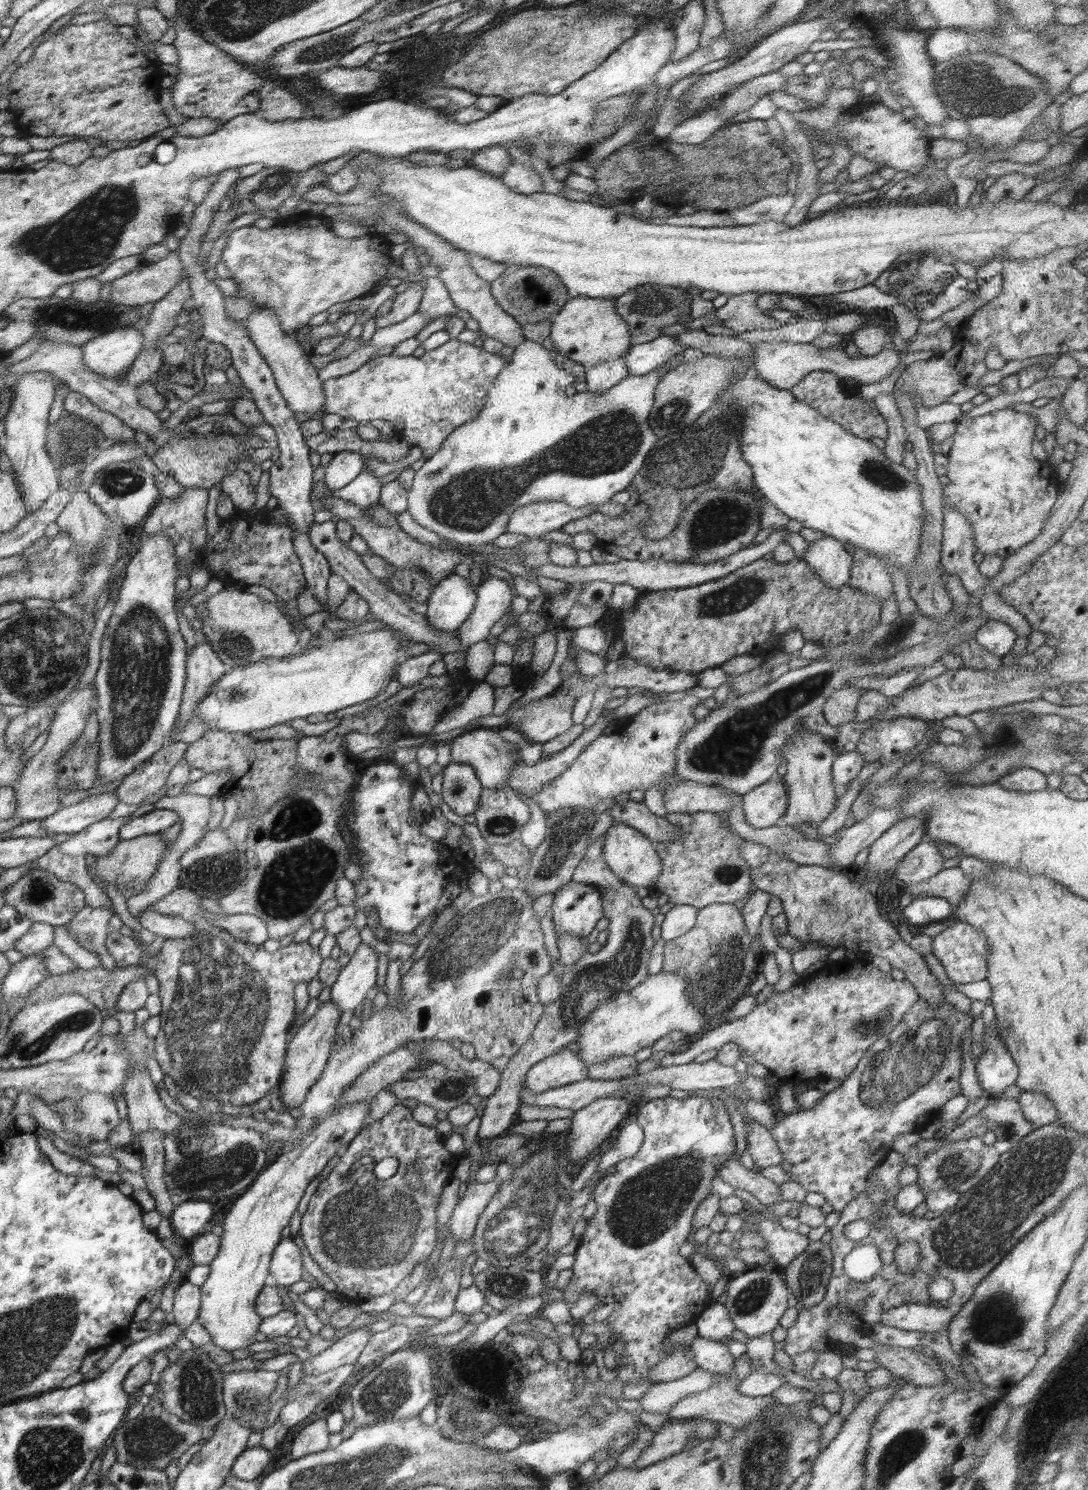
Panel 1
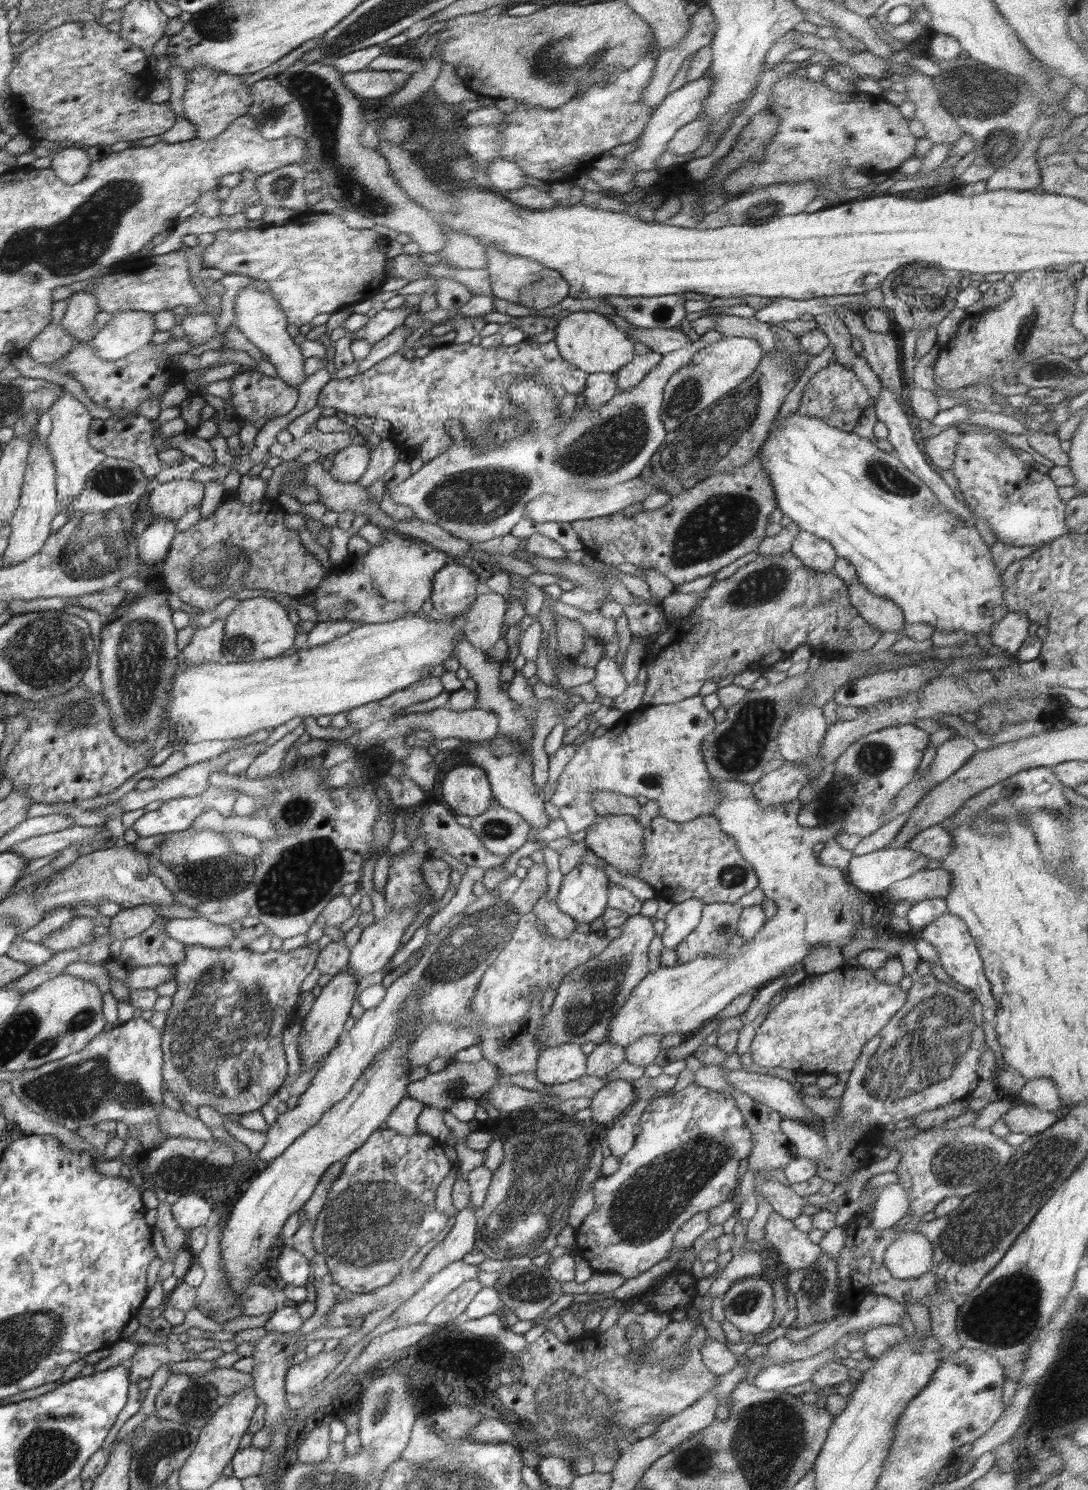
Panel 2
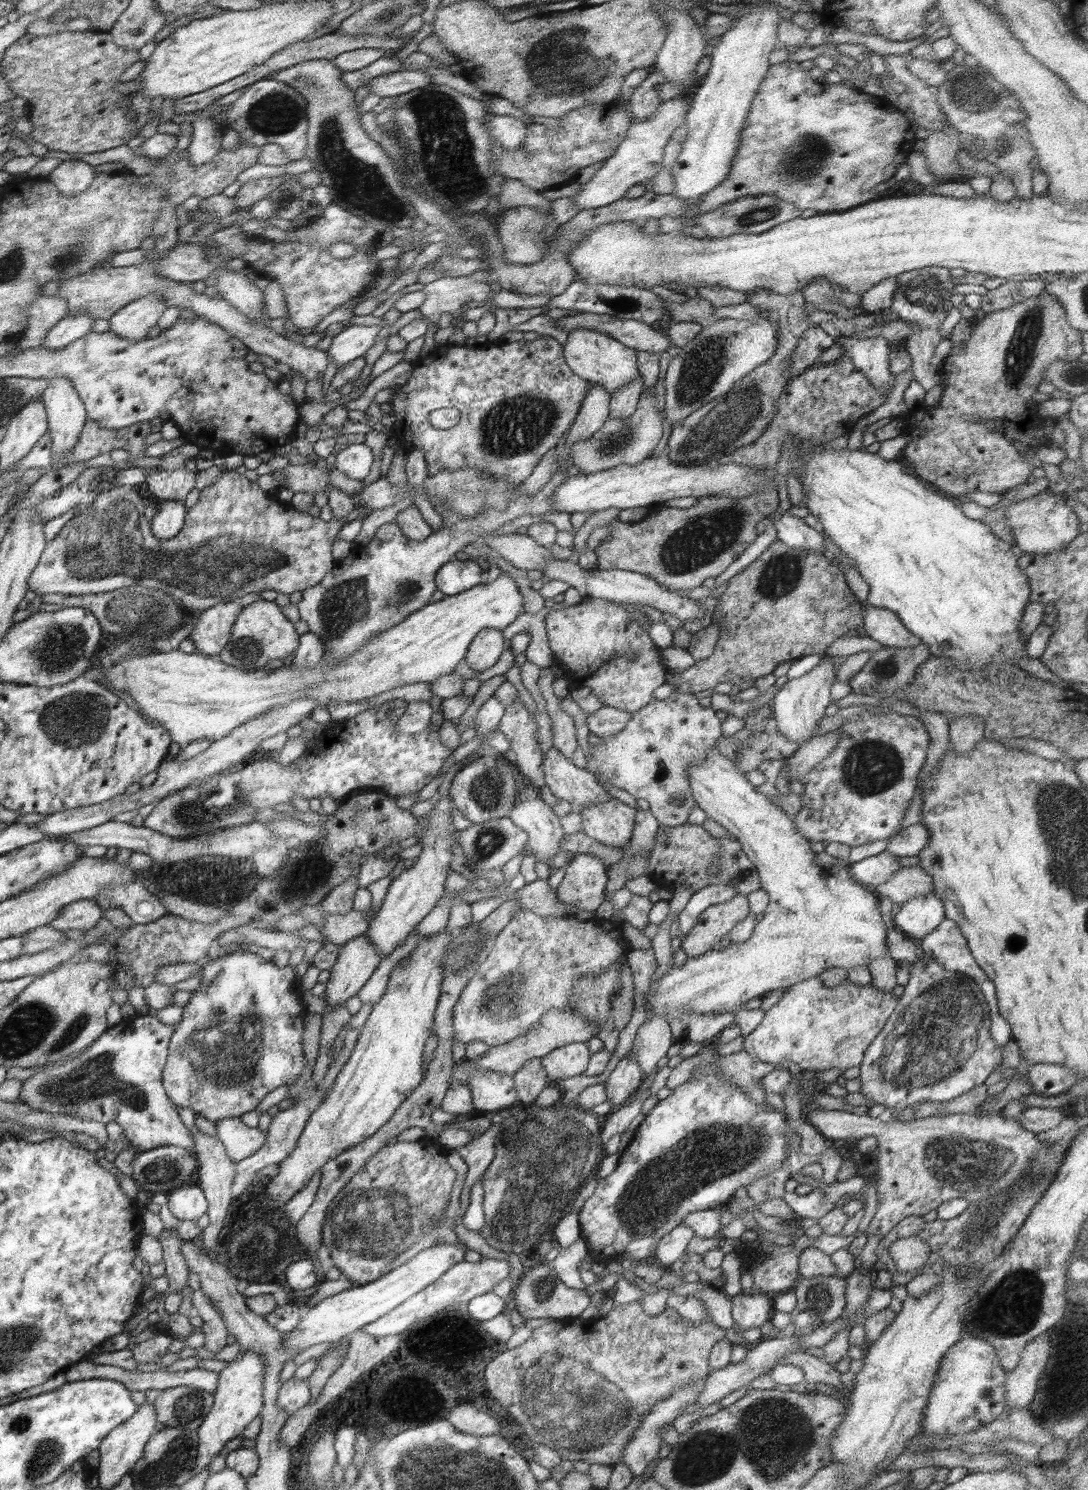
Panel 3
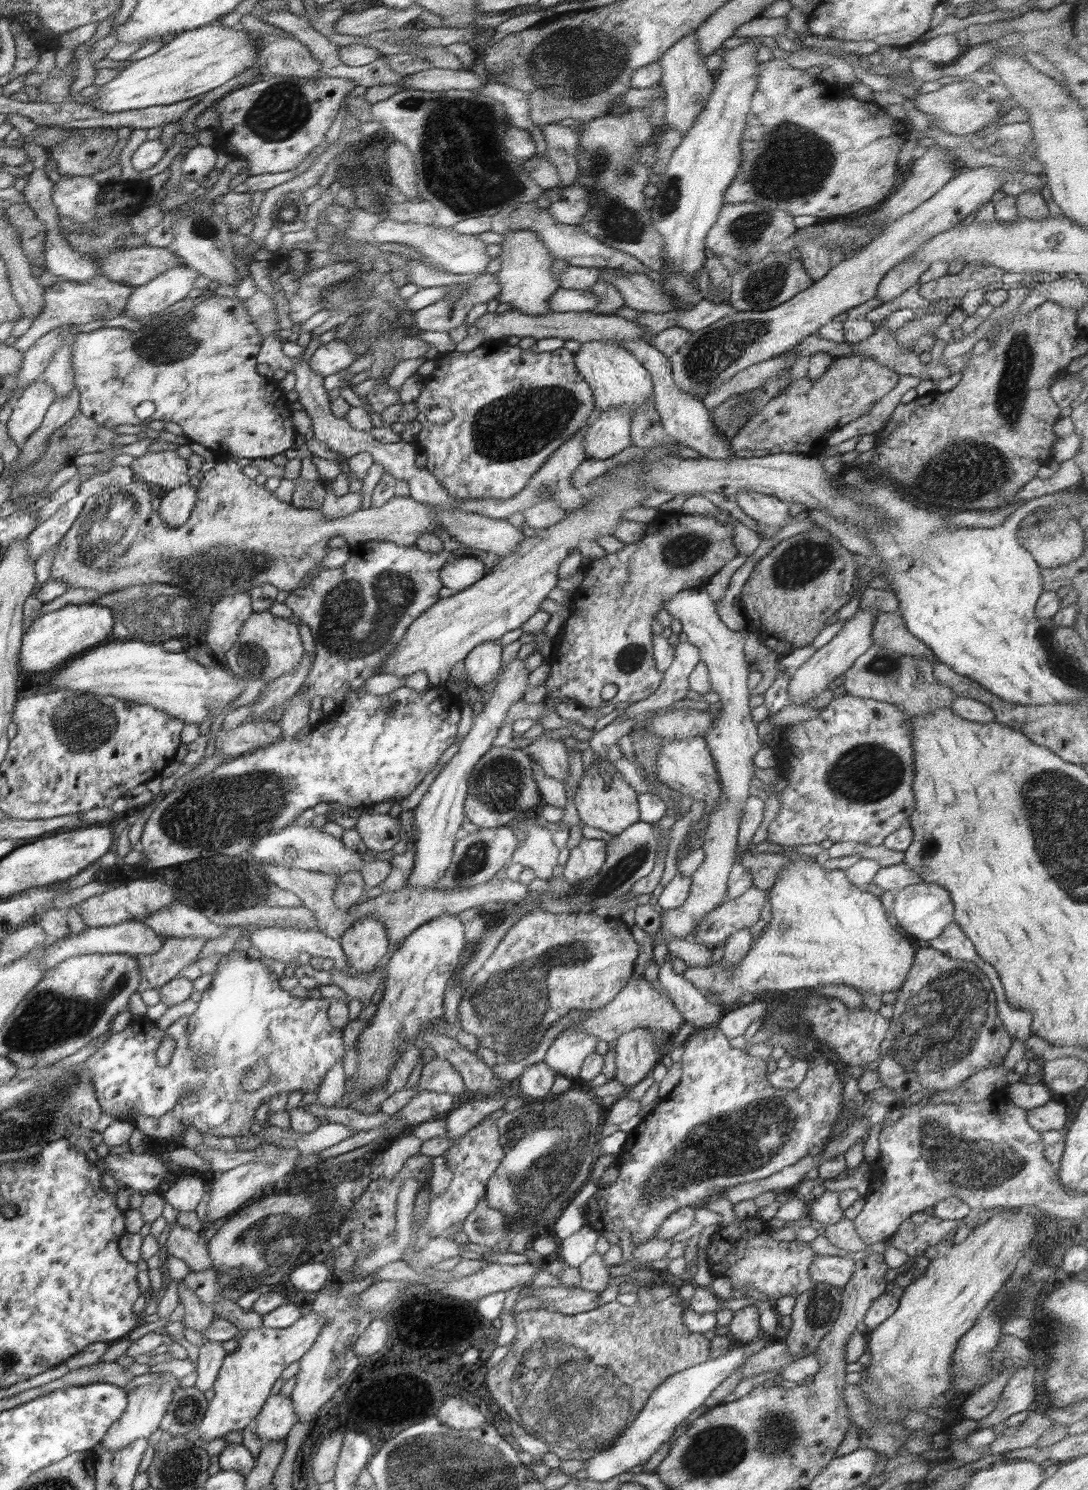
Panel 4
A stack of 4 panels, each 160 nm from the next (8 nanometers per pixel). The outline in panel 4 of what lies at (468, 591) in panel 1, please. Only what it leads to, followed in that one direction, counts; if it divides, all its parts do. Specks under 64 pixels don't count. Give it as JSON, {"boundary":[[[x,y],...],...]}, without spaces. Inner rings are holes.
{"boundary":[[[452,557],[441,570],[441,580],[446,588],[461,592],[477,584],[486,574],[484,562],[477,557]]]}

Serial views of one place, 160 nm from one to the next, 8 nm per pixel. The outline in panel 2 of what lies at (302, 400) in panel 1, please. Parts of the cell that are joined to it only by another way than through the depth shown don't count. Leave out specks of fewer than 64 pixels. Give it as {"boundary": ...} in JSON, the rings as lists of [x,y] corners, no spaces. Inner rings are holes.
{"boundary":[[[245,287],[236,296],[234,304],[235,320],[233,324],[244,333],[244,336],[258,350],[262,351],[266,360],[274,365],[277,377],[299,390],[299,386],[307,377],[303,371],[304,356],[302,356],[299,344],[296,343],[294,337],[286,331],[288,319],[279,302],[267,290],[258,291]]]}

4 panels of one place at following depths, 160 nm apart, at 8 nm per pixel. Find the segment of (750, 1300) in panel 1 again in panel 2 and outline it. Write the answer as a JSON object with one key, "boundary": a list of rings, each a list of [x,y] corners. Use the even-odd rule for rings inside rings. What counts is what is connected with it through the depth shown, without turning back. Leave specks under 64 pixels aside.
{"boundary":[[[762,1276],[736,1281],[722,1302],[726,1319],[738,1330],[761,1335],[775,1316],[773,1286]]]}

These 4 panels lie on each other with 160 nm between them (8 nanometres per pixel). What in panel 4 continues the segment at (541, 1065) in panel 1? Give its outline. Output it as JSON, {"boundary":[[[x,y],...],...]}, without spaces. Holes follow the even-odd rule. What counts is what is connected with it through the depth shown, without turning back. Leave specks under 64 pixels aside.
{"boundary":[[[570,1026],[568,1030],[558,1034],[543,1062],[554,1073],[572,1080],[578,1077],[584,1060],[596,1052],[597,1042],[596,1037]]]}

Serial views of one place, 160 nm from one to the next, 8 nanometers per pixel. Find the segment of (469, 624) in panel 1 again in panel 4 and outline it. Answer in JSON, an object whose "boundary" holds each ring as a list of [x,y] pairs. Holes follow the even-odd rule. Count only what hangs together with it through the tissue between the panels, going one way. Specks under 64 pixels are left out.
{"boundary":[[[486,641],[478,645],[465,658],[464,664],[472,686],[482,690],[488,697],[488,684],[501,672],[502,645],[497,641]]]}

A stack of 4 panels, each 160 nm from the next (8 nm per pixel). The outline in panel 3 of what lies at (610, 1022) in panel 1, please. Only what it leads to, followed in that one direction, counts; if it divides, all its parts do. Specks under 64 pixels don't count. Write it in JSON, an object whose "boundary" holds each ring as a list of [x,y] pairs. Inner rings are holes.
{"boundary":[[[716,745],[709,748],[707,758],[689,766],[687,773],[697,807],[704,810],[707,818],[726,829],[730,836],[737,838],[758,871],[761,889],[769,894],[769,905],[748,940],[731,942],[726,947],[716,947],[697,957],[688,957],[683,965],[672,966],[656,986],[650,987],[645,992],[645,1000],[652,1017],[661,1016],[670,1023],[674,1018],[682,1020],[689,1012],[720,1014],[738,1011],[750,998],[764,997],[772,990],[818,977],[829,968],[848,970],[855,966],[868,966],[874,958],[890,957],[886,946],[890,922],[880,913],[879,896],[853,879],[847,862],[826,854],[826,851],[812,851],[812,840],[802,837],[796,830],[793,817],[770,801],[768,796],[758,792],[757,786],[748,781],[746,773],[726,758]]]}

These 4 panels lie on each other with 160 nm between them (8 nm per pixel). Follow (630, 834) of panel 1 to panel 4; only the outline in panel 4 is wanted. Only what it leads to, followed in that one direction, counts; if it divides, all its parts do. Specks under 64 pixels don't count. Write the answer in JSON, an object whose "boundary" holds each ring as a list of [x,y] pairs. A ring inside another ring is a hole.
{"boundary":[[[605,759],[592,763],[588,771],[583,771],[574,802],[584,825],[616,836],[639,822],[640,811],[638,811],[637,796],[637,792],[627,782],[624,782],[613,763]]]}

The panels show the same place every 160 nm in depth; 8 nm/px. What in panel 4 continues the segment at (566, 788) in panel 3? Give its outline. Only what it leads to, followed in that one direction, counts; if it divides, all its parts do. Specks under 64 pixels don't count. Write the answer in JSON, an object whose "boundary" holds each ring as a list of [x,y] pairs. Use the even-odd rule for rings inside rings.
{"boundary":[[[536,737],[525,751],[548,777],[565,783],[570,778],[568,747],[569,742],[565,740]]]}

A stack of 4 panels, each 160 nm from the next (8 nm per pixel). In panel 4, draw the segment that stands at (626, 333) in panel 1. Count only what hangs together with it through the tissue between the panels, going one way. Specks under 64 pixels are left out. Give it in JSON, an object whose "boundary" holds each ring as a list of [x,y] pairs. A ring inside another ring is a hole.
{"boundary":[[[610,341],[582,343],[580,350],[574,353],[574,365],[593,390],[596,407],[602,411],[626,407],[634,416],[637,408],[653,396],[653,382],[646,367],[634,358],[632,352],[622,347]]]}

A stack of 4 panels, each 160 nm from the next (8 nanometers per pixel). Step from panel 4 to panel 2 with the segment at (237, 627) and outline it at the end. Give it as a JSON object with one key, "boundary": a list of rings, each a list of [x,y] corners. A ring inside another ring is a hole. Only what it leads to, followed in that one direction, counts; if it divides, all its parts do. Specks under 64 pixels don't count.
{"boundary":[[[226,616],[217,619],[208,627],[200,627],[190,643],[182,649],[185,664],[223,661],[223,636]]]}

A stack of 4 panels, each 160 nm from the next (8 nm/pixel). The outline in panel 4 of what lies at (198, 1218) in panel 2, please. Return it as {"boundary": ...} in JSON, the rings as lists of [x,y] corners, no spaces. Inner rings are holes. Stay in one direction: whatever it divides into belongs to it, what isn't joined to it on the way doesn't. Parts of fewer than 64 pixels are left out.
{"boundary":[[[186,1168],[176,1169],[175,1181],[171,1188],[162,1193],[163,1197],[179,1212],[194,1210],[206,1196],[206,1184],[196,1174],[190,1174]]]}

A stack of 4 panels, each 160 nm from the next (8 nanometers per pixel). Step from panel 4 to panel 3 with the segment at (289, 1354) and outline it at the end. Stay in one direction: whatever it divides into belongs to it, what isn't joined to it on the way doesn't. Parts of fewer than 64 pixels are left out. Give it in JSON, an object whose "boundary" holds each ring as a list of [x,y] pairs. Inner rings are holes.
{"boundary":[[[440,1243],[420,1251],[399,1267],[394,1267],[388,1274],[361,1287],[351,1287],[333,1296],[324,1298],[315,1307],[302,1313],[300,1325],[294,1331],[284,1334],[283,1342],[289,1351],[302,1352],[321,1342],[337,1342],[352,1333],[364,1329],[371,1322],[377,1321],[403,1302],[435,1283],[452,1265],[464,1261],[464,1243],[459,1245]],[[241,1348],[237,1359],[230,1361],[219,1372],[219,1383],[216,1392],[213,1393],[213,1405],[211,1411],[205,1416],[202,1424],[197,1428],[199,1445],[198,1456],[195,1458],[194,1474],[202,1472],[210,1466],[212,1458],[220,1454],[220,1450],[226,1446],[228,1440],[241,1436],[244,1428],[256,1417],[260,1416],[264,1408],[264,1380],[268,1374],[268,1363],[261,1354],[254,1350]]]}

